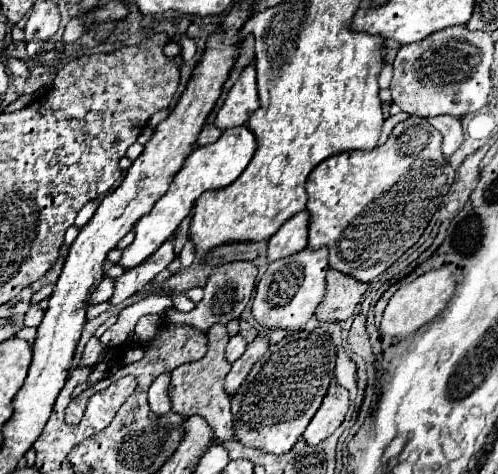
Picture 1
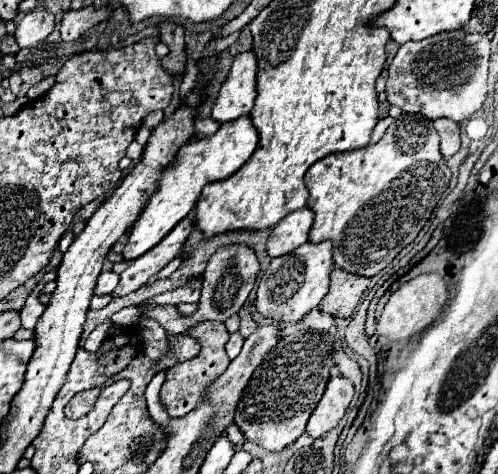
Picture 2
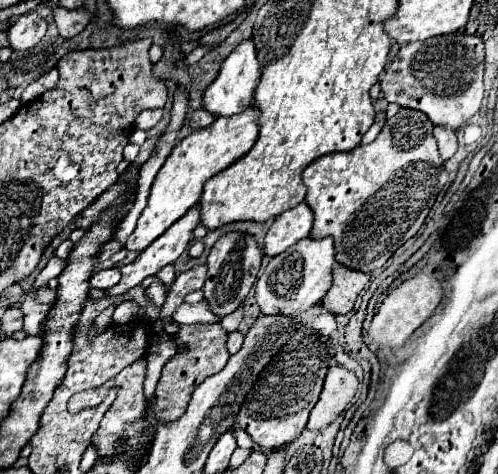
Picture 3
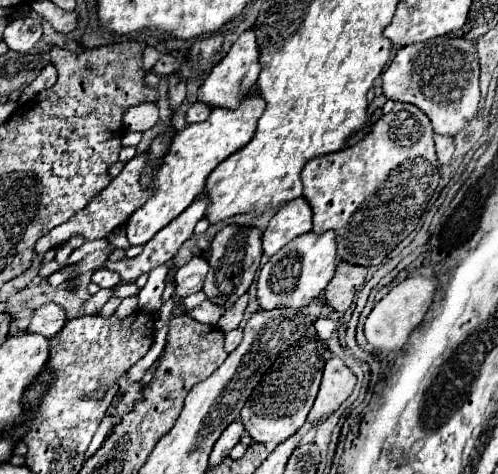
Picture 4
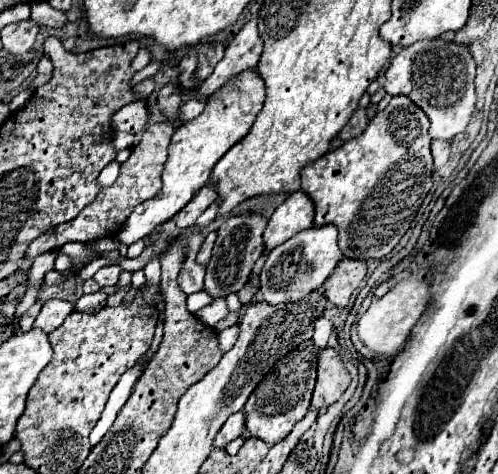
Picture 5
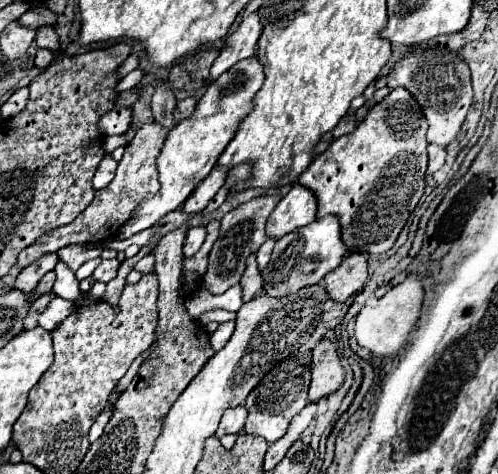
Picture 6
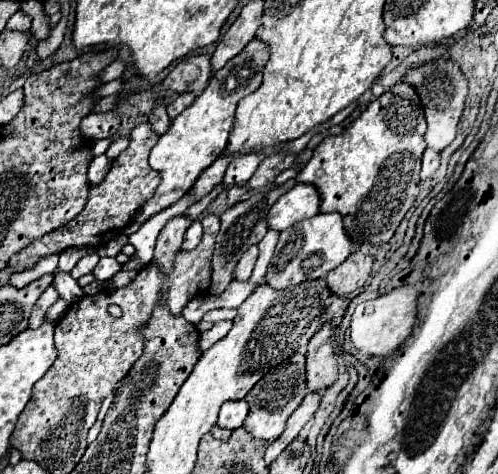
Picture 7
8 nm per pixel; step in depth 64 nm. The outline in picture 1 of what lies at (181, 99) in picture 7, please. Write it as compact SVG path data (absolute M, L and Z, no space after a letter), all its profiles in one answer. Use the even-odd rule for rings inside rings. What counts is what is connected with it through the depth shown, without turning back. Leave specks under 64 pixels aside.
M204 124L202 132L200 132L200 138L198 138L198 146L208 146L208 144L214 144L220 136L222 136L222 132L220 132L214 124Z

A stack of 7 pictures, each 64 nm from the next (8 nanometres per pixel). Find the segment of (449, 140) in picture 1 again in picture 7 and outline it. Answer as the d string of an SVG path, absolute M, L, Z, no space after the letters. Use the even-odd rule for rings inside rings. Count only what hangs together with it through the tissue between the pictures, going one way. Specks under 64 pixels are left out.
M426 148L424 152L424 160L422 160L422 172L420 172L420 178L426 180L430 178L440 166L440 152L438 150L432 150L432 148Z

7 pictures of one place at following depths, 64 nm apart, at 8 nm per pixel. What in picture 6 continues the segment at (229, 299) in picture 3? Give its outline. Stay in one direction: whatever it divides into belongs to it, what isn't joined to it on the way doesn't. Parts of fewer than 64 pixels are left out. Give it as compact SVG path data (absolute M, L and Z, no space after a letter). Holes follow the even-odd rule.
M260 196L254 198L246 204L240 204L236 210L228 212L222 222L220 222L220 236L210 252L210 262L208 262L208 270L204 274L202 286L210 292L210 294L224 294L228 288L240 284L240 278L246 270L246 262L250 254L256 254L258 248L266 242L266 220L270 216L270 212L276 208L278 204L278 196Z

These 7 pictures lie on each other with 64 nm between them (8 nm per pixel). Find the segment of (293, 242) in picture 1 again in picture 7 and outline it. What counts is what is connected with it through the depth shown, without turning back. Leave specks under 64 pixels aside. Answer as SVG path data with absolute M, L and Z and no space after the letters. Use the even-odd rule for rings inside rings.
M296 184L292 190L280 196L278 202L270 208L266 216L268 228L282 232L294 226L296 222L316 216L318 206L320 206L320 194L316 192L316 188L312 184Z

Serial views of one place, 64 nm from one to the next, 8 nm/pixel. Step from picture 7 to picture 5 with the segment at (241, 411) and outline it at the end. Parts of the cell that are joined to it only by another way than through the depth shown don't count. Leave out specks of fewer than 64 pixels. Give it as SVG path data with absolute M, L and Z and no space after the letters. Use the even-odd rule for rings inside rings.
M236 412L236 416L230 416L228 422L224 422L224 428L218 432L214 440L214 448L224 450L228 442L236 440L242 434L244 434L244 412Z

